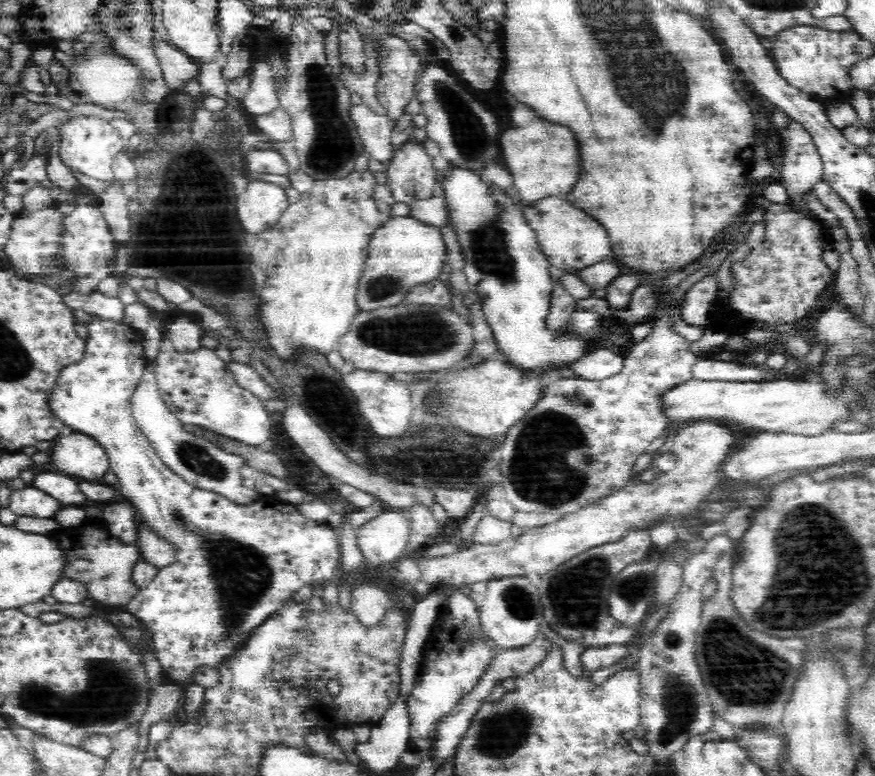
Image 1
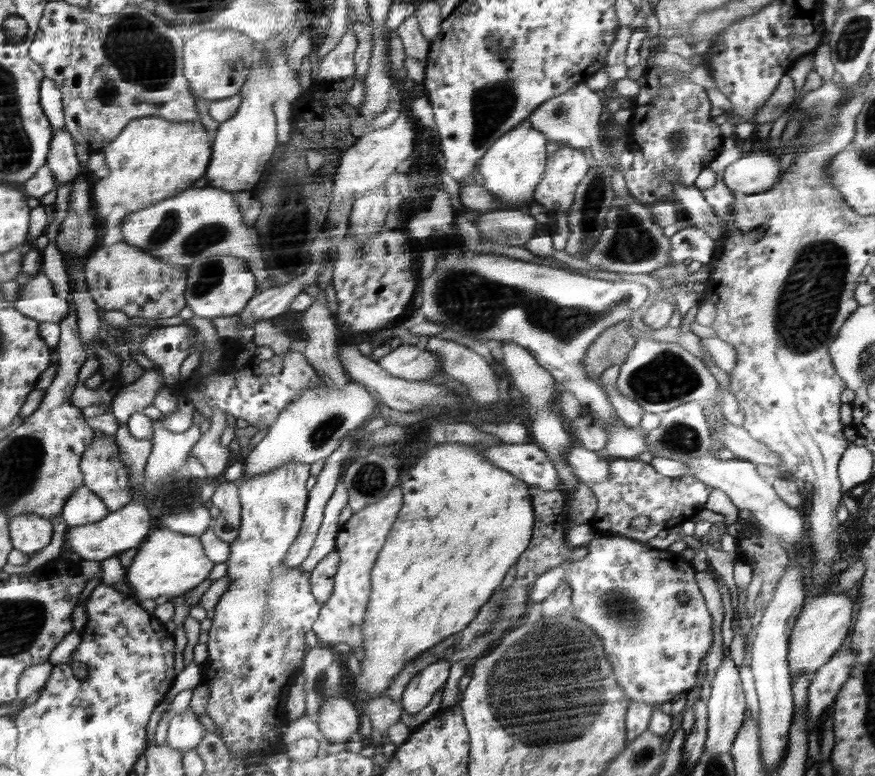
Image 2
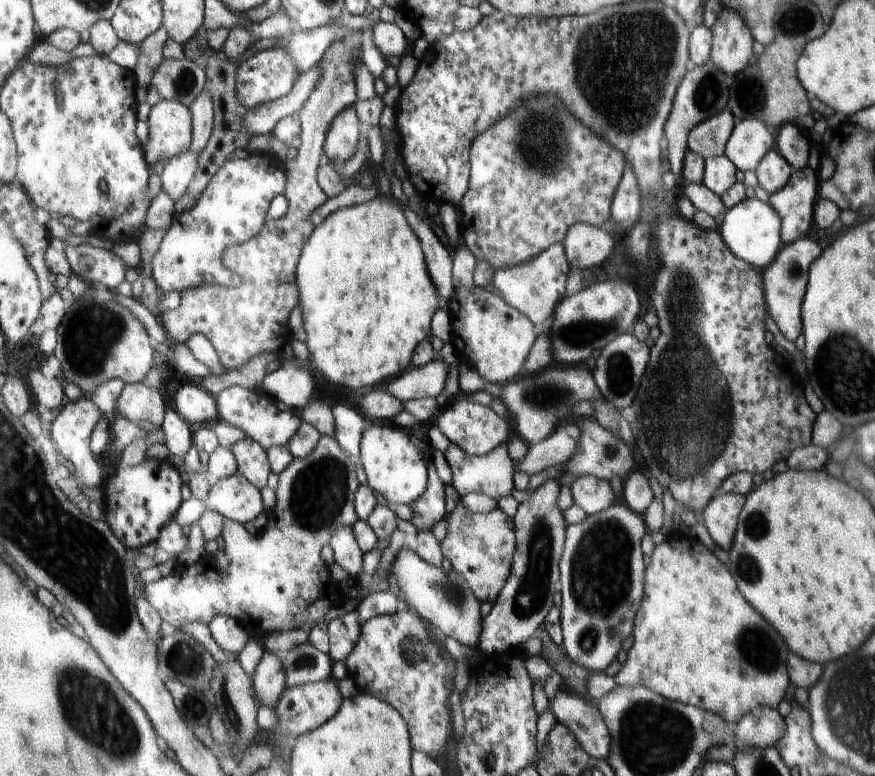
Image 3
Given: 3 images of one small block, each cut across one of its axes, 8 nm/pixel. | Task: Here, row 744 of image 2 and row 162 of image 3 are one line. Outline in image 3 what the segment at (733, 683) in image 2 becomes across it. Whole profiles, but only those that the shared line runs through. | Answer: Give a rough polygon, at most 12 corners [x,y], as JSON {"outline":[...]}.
{"outline":[[724,154],[705,160],[702,184],[722,196],[737,167]]}

